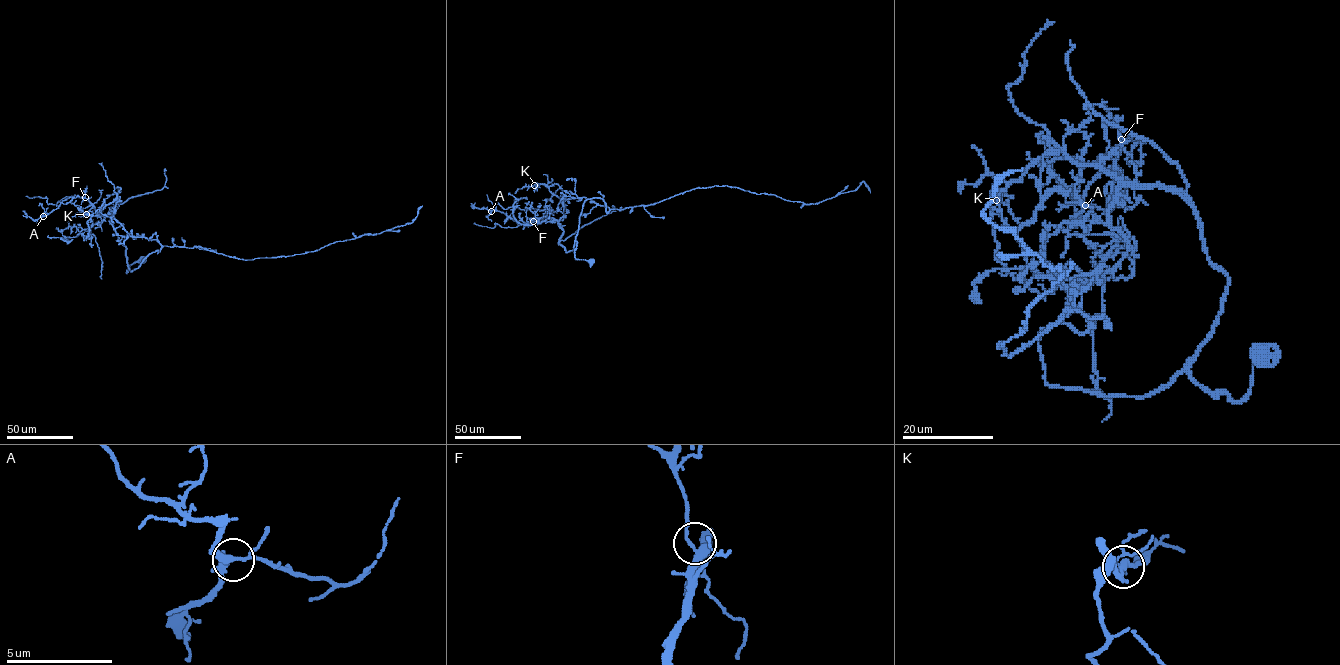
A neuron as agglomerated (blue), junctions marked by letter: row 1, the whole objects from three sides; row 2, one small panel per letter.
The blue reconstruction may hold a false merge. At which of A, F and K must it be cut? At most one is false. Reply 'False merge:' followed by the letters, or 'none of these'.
False merge: none of these

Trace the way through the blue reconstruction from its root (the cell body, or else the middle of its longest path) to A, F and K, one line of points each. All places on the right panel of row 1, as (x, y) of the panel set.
A: (1257, 355), (1241, 400), (1188, 372), (1228, 278), (1178, 193), (1121, 186), (1116, 199), (1131, 134), (1085, 205)
F: (1257, 355), (1241, 400), (1192, 377), (1228, 278), (1178, 193), (1121, 186), (1116, 199), (1121, 139)
K: (1257, 355), (1241, 400), (1188, 372), (1228, 278), (1178, 193), (1051, 149), (995, 199)

